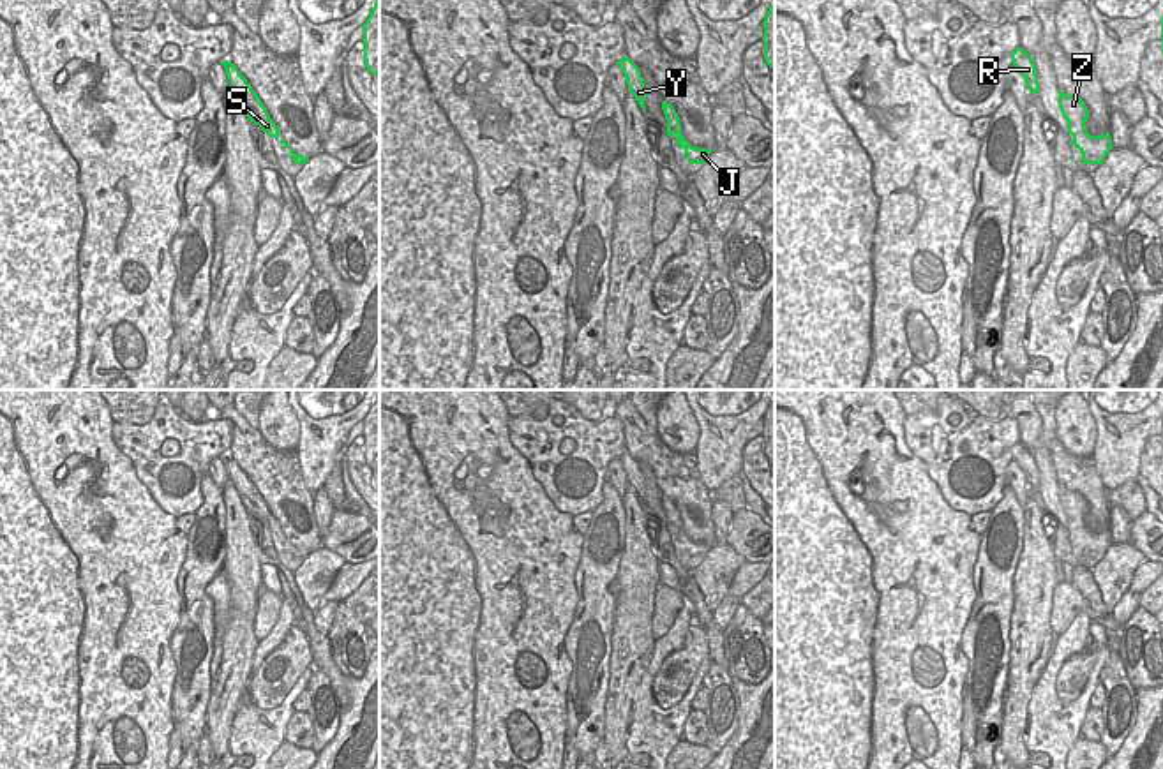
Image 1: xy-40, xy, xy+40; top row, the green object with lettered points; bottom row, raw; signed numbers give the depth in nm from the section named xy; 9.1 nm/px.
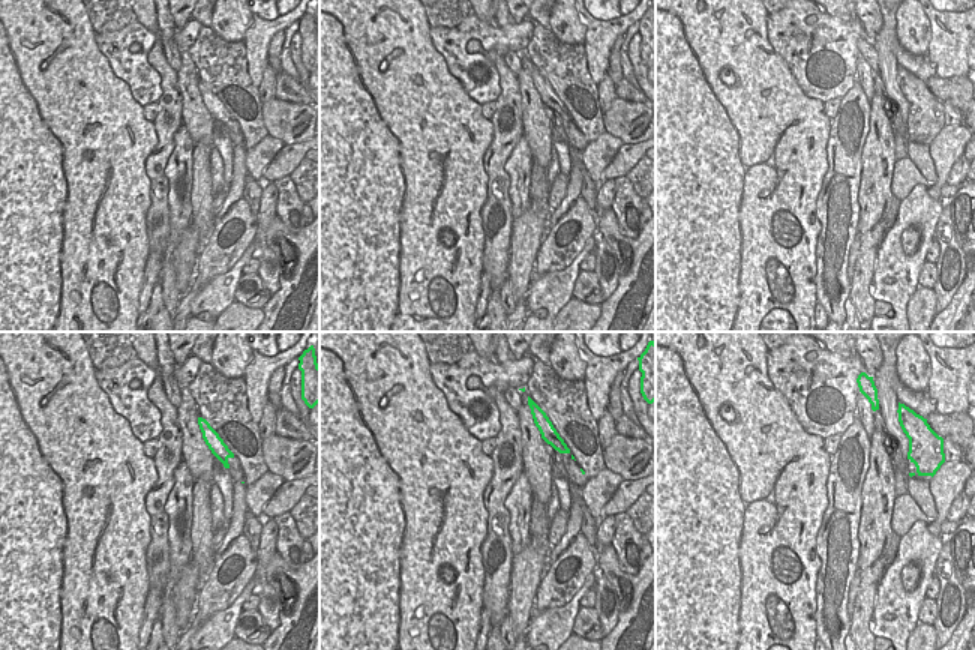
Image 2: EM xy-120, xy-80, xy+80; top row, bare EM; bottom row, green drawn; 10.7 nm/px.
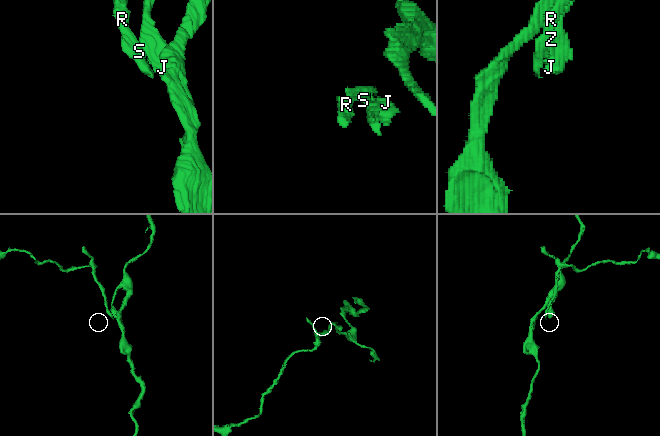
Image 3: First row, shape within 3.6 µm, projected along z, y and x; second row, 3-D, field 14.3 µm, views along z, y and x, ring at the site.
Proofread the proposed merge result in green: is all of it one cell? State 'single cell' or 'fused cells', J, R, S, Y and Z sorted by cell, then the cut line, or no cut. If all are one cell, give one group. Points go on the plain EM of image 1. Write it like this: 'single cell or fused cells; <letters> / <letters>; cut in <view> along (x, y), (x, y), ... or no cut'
fused cells; J Z / R S Y; cut in xy along (667, 521), (678, 528)

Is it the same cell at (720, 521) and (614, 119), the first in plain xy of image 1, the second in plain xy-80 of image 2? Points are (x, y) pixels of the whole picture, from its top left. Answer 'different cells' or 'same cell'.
different cells

